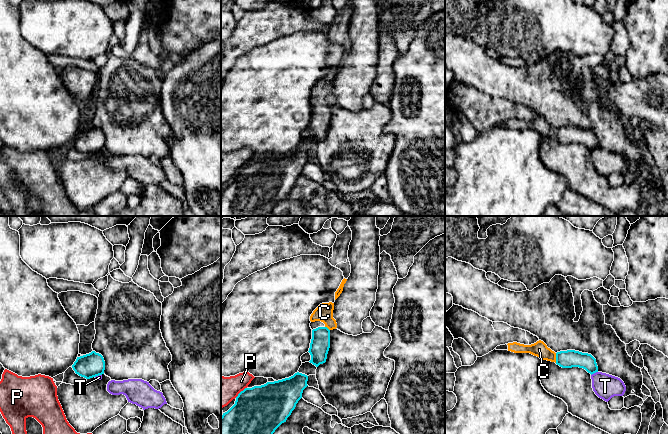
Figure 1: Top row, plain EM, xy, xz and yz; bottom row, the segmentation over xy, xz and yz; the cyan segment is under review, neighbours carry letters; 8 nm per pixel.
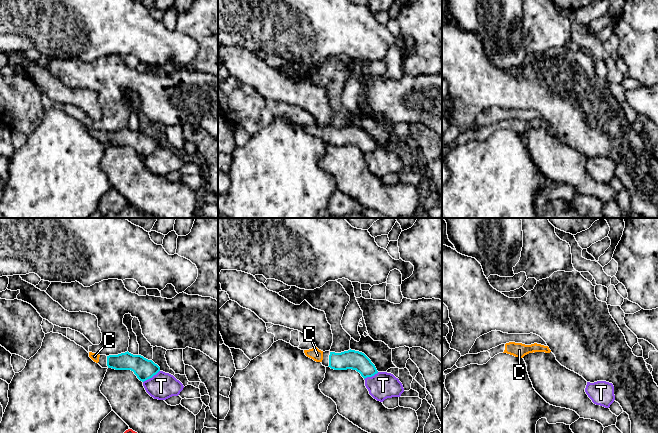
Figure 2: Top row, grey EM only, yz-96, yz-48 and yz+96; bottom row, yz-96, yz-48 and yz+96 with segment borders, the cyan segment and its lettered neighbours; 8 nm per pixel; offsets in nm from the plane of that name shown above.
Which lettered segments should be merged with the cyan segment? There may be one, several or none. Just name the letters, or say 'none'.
C

